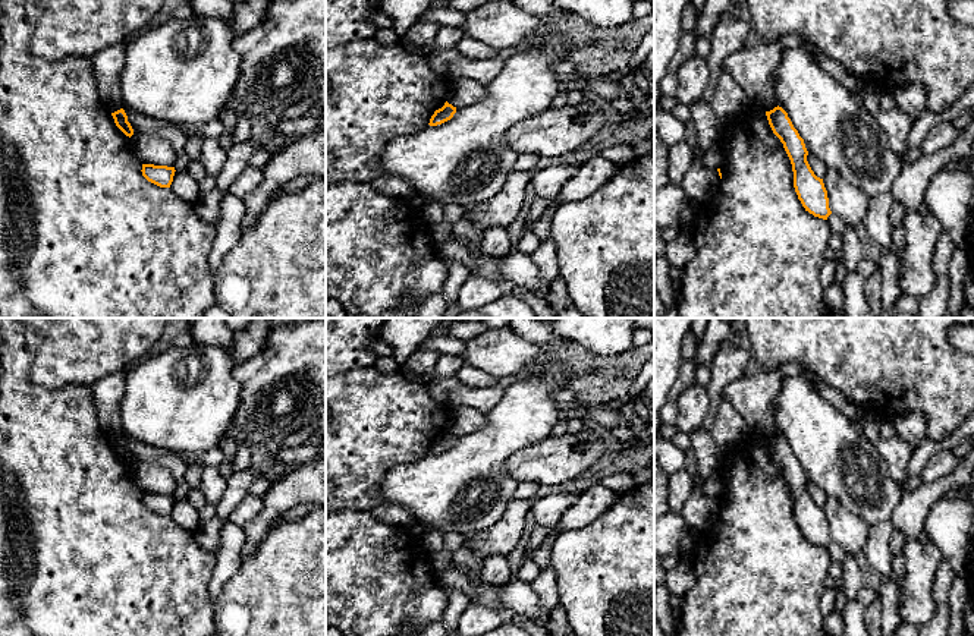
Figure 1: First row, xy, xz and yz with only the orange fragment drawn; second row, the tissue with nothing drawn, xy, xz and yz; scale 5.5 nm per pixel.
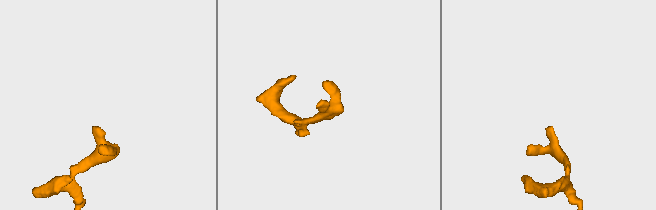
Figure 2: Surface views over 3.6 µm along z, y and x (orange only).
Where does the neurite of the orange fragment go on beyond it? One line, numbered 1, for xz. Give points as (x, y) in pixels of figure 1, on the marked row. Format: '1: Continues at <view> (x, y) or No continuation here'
1: No continuation here

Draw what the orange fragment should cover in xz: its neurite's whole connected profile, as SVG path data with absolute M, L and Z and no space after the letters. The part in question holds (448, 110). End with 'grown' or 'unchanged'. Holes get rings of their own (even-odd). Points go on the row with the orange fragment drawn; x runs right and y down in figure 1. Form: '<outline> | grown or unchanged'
M446 101L442 108L439 108L439 110L434 111L434 114L431 116L428 125L430 125L430 126L442 125L442 123L450 120L455 113L456 113L456 107L453 107L452 104L449 104L449 103Z | unchanged

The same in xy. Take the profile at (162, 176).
M142 164L141 171L148 182L160 188L170 188L176 170L167 166Z | unchanged

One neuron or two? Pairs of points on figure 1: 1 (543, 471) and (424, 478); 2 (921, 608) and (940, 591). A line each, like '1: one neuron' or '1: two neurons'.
1: two neurons
2: two neurons

